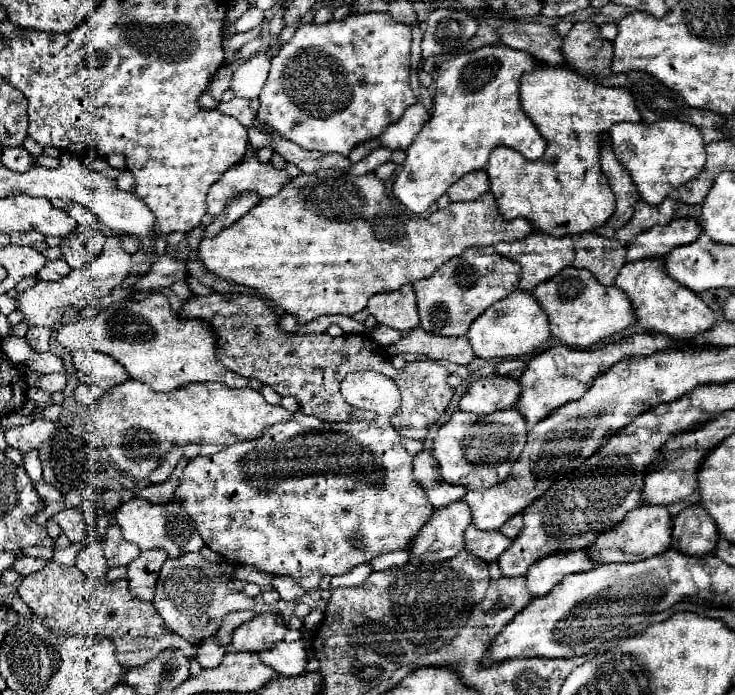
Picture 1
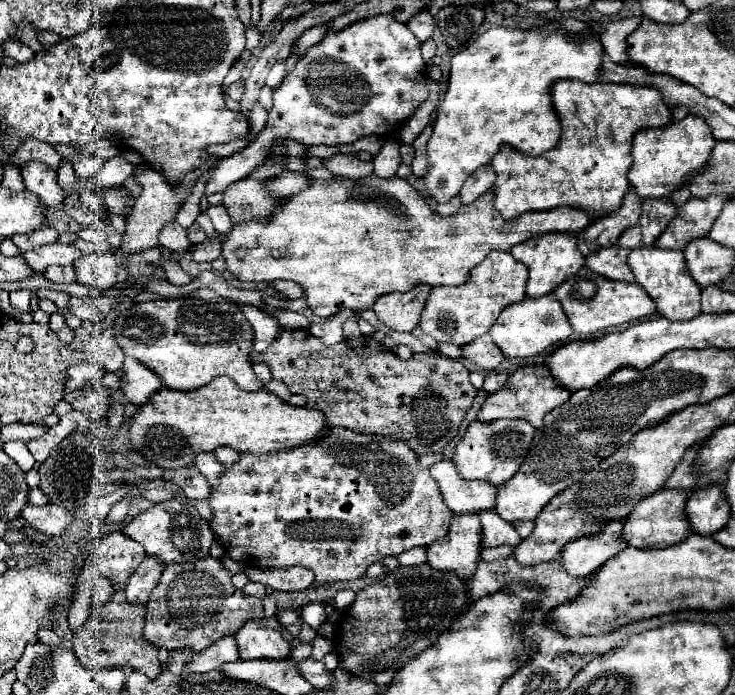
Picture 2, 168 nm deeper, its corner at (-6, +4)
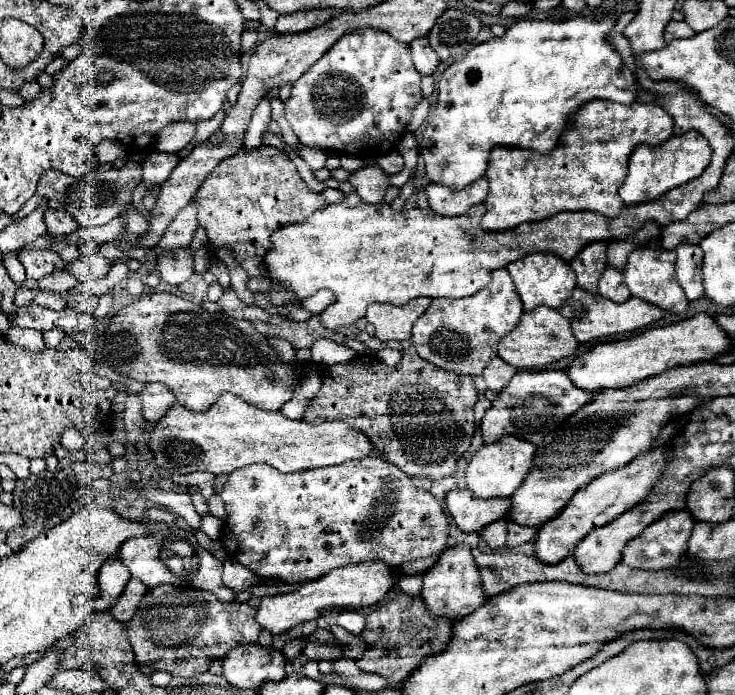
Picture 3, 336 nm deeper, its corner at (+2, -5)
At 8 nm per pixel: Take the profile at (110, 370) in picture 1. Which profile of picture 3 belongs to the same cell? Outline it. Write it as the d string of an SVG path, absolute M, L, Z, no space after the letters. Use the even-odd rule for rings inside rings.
M147 382L141 392L135 394L137 400L141 402L141 412L149 422L157 422L169 406L175 404L173 394L163 386L163 384L153 384Z

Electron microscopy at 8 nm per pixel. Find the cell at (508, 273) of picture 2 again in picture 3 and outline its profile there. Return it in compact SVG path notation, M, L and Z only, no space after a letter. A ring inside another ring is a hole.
M505 268L493 270L489 286L469 298L433 298L429 310L413 324L411 342L421 358L439 368L461 374L481 374L485 364L497 356L497 340L515 328L521 314L523 306L509 272Z

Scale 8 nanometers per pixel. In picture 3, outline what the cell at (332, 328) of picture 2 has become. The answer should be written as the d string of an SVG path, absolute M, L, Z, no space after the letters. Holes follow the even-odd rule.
M319 338L311 344L311 358L317 364L323 366L331 366L331 364L343 364L355 358L355 352L351 348L347 348L345 344L337 344L329 338Z

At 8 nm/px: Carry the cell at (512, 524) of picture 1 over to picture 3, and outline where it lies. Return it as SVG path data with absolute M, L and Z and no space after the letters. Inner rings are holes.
M509 522L509 534L507 534L507 548L517 548L521 544L527 544L535 538L537 528L531 526L519 526L515 522Z

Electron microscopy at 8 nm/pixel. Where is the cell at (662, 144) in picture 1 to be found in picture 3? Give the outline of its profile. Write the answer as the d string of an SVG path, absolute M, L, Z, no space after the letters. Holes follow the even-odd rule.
M693 130L683 136L673 136L657 148L641 144L633 150L629 158L629 172L619 188L619 196L625 204L641 204L647 200L657 200L663 194L667 194L671 188L677 188L697 178L707 168L709 158L711 158L709 142L699 132Z

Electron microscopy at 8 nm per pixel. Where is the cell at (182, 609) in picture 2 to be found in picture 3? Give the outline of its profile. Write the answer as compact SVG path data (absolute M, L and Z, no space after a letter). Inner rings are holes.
M155 586L149 590L129 622L135 660L183 678L197 678L207 672L209 662L227 654L233 646L257 644L259 630L255 608L249 604L221 602L213 592L179 586Z

